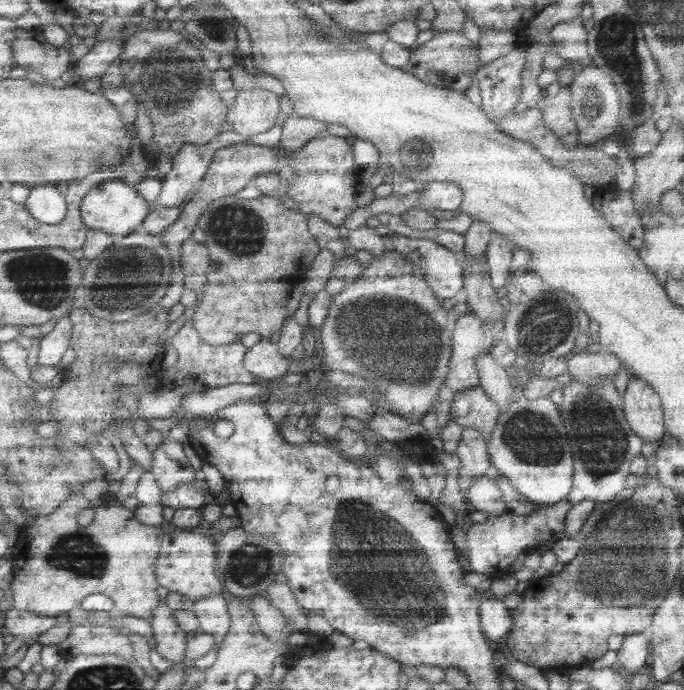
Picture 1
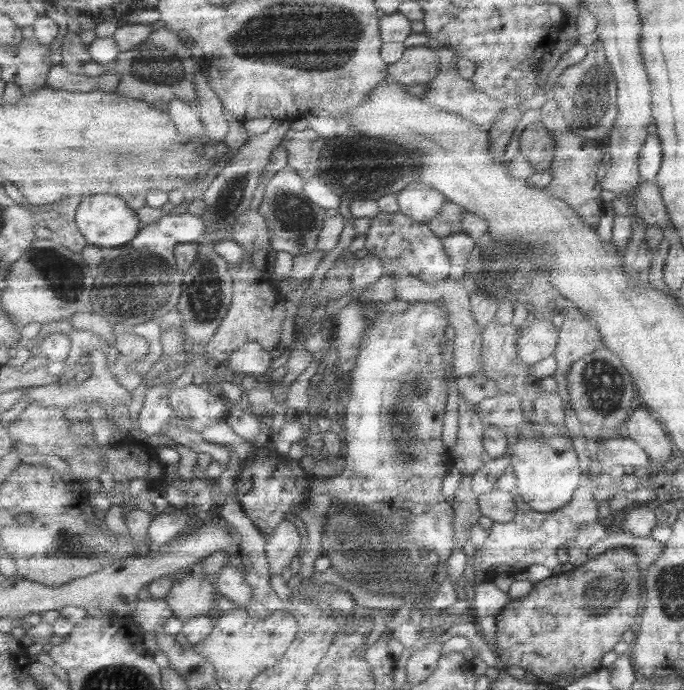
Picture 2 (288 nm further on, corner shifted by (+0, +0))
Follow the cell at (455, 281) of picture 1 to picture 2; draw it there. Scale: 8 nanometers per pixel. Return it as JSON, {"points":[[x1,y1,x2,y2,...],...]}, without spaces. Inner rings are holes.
{"points":[[401,212,379,214,373,218,371,230,367,232,367,252,385,264,385,276,405,268,427,284,439,284,441,280,451,278,453,258,449,258,449,252,445,250,445,240,441,240,429,224,419,224]]}

